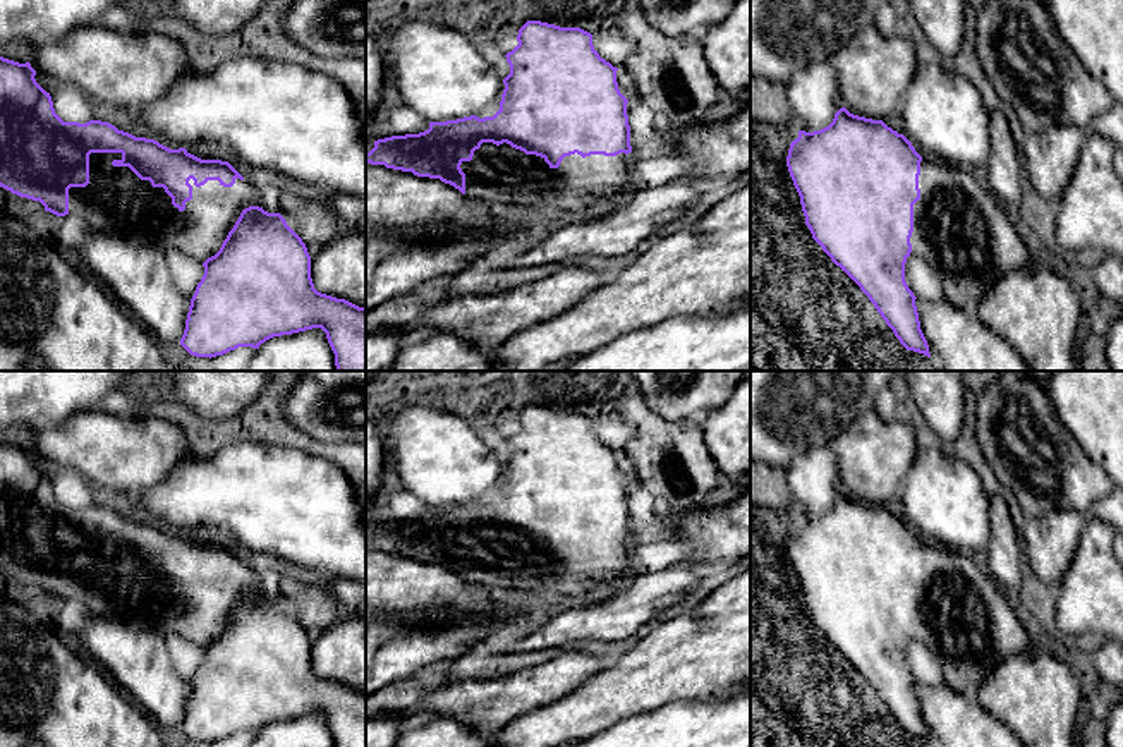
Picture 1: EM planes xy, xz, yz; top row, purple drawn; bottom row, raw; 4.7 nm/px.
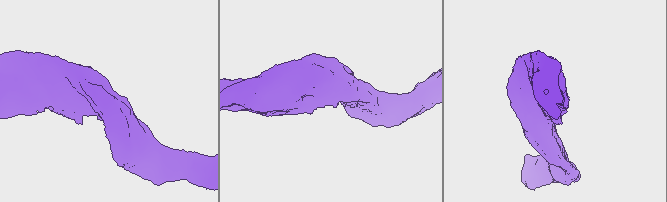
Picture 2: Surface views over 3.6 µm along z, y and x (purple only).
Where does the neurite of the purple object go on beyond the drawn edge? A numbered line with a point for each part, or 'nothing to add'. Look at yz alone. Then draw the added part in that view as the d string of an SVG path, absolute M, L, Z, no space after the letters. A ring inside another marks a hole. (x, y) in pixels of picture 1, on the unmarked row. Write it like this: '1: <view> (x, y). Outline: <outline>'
1: yz (960, 615). Outline: M922 543L920 584L914 589L912 639L936 658L946 685L968 701L996 666L1010 656L1030 656L1034 641L1006 601L1001 586L991 580L972 555Z

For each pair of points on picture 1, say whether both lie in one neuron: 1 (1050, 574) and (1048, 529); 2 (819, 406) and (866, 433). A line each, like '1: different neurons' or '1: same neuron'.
1: same neuron
2: different neurons

